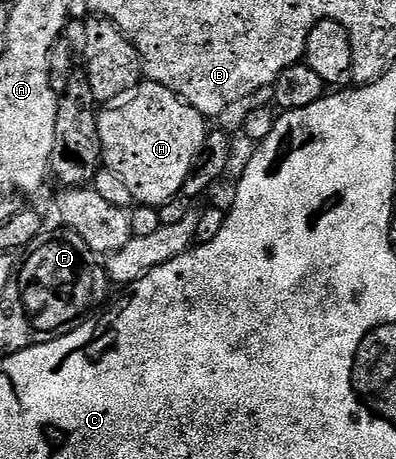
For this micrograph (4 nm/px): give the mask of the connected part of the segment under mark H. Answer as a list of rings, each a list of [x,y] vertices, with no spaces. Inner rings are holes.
[[[145,80],[133,89],[128,99],[116,106],[106,107],[97,117],[104,167],[115,170],[115,174],[123,178],[123,183],[130,188],[138,205],[159,209],[162,204],[181,195],[181,188],[192,175],[198,156],[204,150],[207,135],[205,124],[207,124],[206,117],[186,100],[167,90],[167,86]]]

